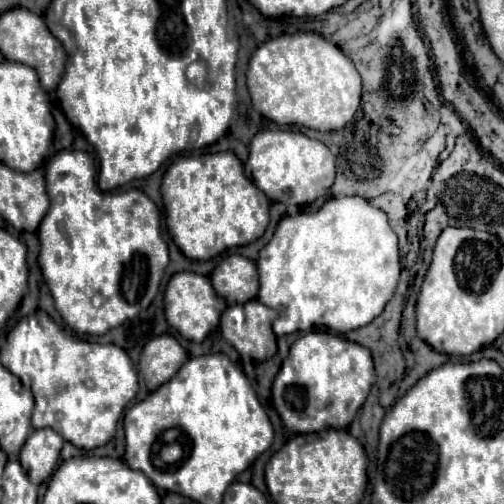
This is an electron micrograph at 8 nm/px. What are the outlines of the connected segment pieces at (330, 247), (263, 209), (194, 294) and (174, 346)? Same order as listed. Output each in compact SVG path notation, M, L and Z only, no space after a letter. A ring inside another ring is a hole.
M331 197L315 213L303 211L297 215L285 215L279 221L271 241L259 251L257 271L261 283L257 301L267 307L287 307L287 311L273 321L273 331L277 337L295 331L305 333L313 327L329 327L337 333L353 331L369 325L375 317L379 317L395 293L401 273L397 235L389 227L387 213L373 207L367 197Z
M205 153L205 155L181 155L165 171L161 183L161 195L165 203L165 221L173 241L179 245L185 257L207 261L225 249L241 247L261 237L269 225L269 199L263 199L259 191L243 173L243 163L235 153Z
M181 271L175 273L165 289L165 317L167 323L177 329L185 339L201 343L217 325L219 325L219 317L223 313L225 299L219 297L215 293L215 289L211 287L211 281L205 275L199 273L191 273L191 271Z
M163 333L153 337L143 347L139 359L139 373L143 375L147 389L155 391L159 385L169 381L187 359L189 355L179 345L179 341L173 335Z

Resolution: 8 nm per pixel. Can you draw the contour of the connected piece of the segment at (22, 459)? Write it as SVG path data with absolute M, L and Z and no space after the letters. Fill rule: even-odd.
M49 427L35 429L27 437L19 451L19 463L35 485L41 485L53 475L63 443L63 437Z

